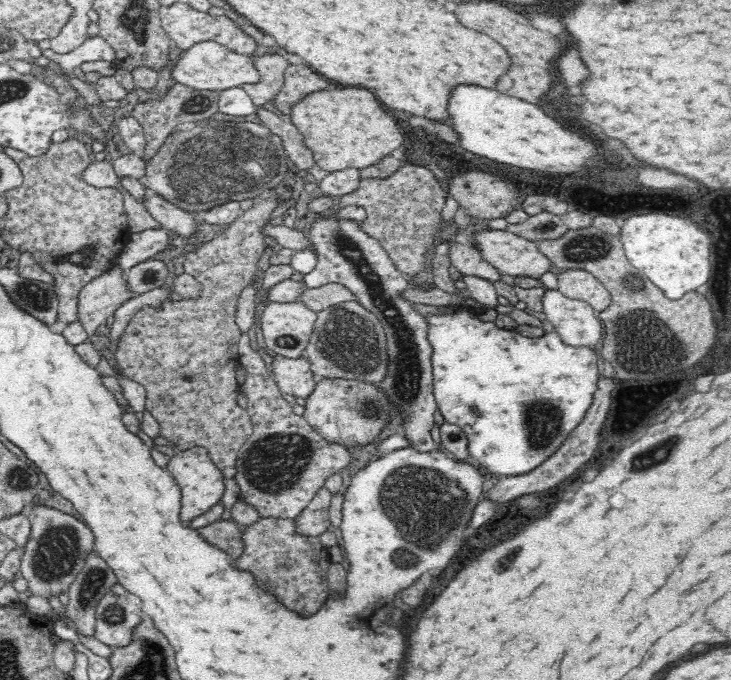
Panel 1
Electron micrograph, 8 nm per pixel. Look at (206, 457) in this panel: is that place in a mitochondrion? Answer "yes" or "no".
no

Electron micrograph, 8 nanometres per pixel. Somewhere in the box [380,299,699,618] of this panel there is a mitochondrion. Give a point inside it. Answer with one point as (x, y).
(641, 340)

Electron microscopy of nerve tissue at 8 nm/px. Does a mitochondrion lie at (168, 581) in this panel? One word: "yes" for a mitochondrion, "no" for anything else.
no

